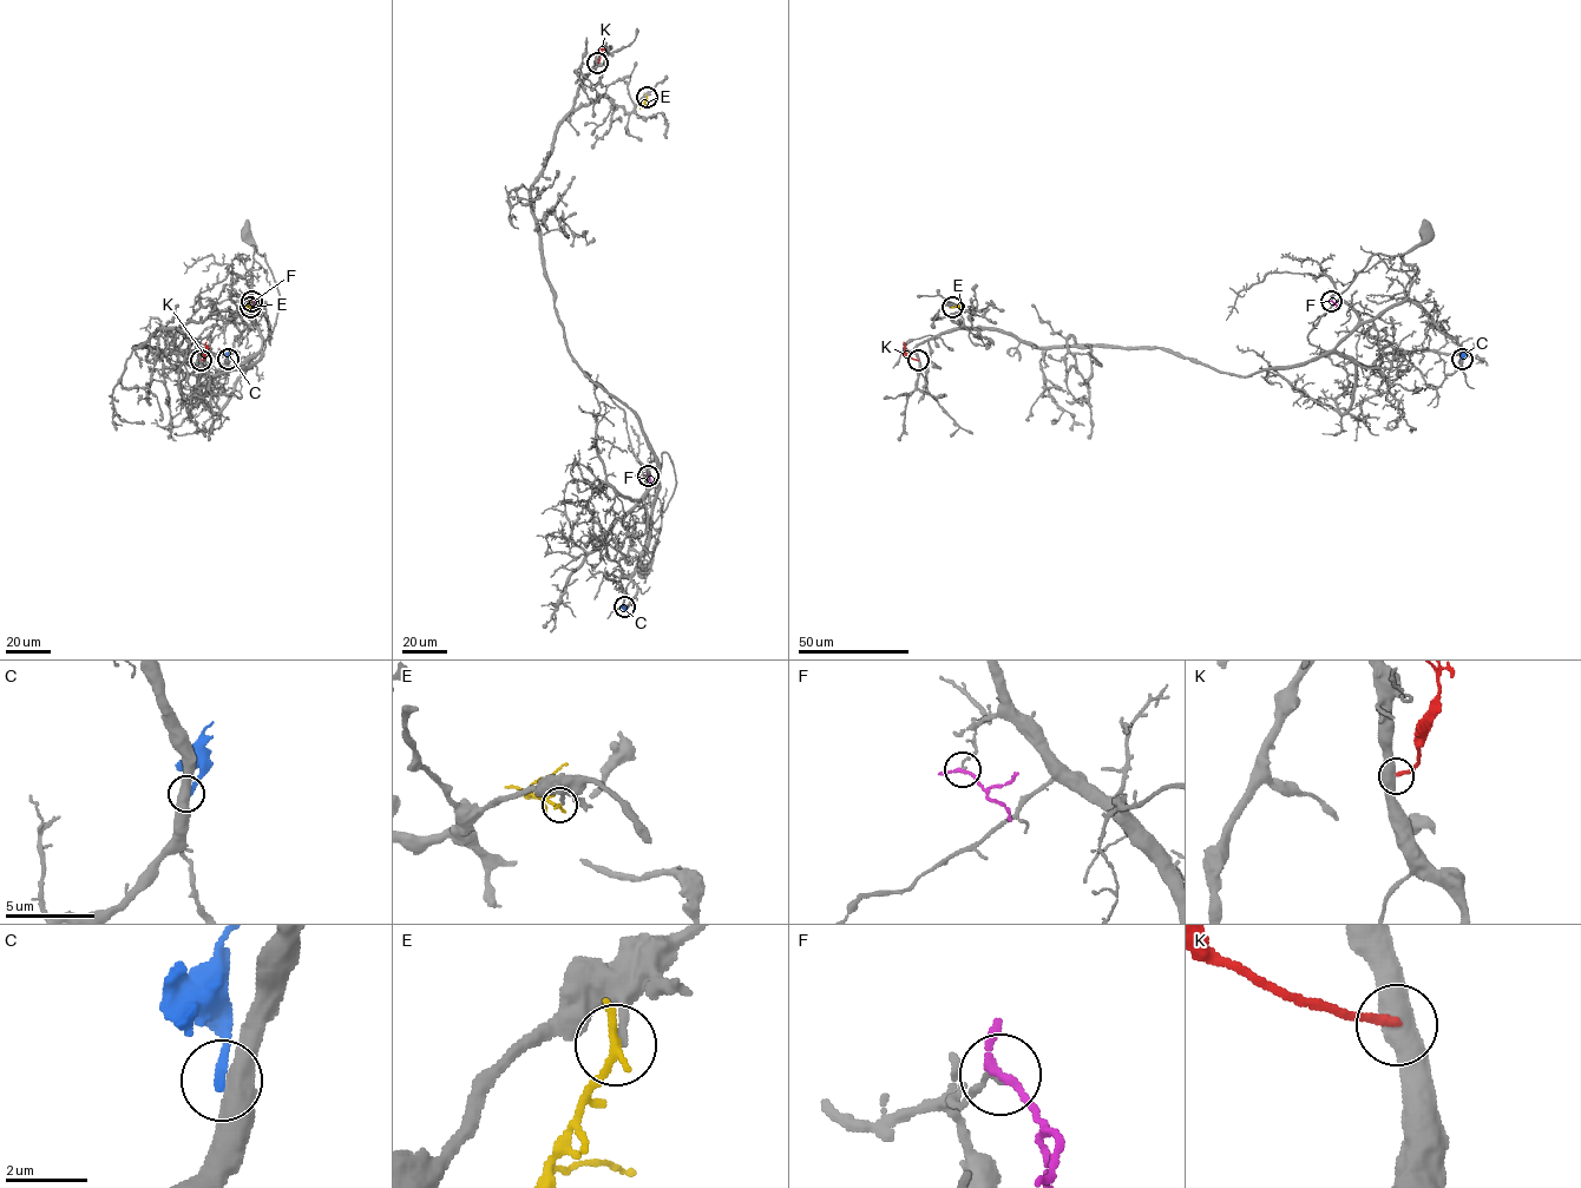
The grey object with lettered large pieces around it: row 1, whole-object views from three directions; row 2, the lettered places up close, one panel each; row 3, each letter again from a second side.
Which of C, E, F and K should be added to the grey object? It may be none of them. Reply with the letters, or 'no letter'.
no letter

